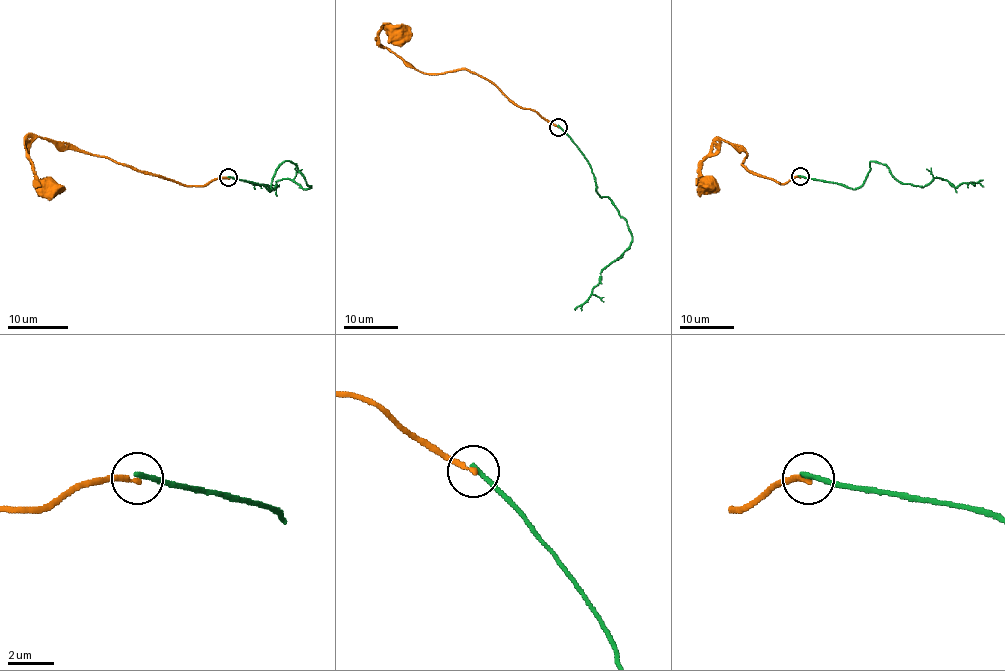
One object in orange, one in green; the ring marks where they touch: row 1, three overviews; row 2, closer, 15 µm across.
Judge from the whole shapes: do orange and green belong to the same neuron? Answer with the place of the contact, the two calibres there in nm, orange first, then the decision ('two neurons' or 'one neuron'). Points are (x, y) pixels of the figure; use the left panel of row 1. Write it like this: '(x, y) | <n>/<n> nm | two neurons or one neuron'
(228, 177) | 240/240 nm | two neurons

